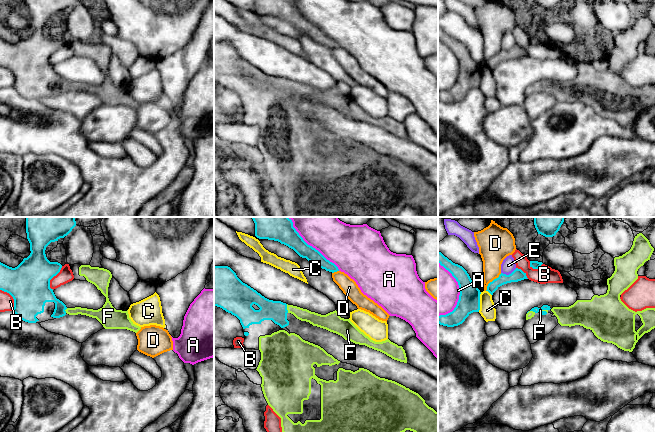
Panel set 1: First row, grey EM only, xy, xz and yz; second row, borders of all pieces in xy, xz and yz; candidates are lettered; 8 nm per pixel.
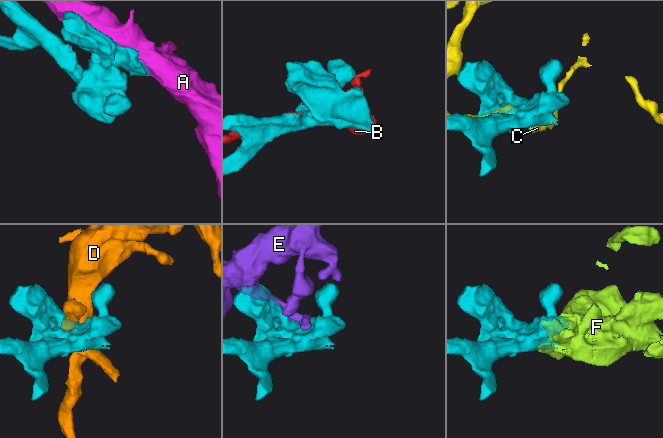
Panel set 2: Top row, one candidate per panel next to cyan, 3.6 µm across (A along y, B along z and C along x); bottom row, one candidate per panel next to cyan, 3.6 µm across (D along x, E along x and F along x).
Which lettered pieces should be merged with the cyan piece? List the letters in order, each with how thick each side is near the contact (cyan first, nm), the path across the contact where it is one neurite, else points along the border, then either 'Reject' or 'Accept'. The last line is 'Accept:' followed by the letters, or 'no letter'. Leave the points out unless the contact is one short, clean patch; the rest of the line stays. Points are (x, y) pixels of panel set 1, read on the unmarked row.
A: Thickness 160 nm (cyan) against 340 nm. Reject
B: Thickness 340 nm (cyan) against 110 nm. Reject
C: Thickness 180 nm (cyan) against 130 nm. Reject
D: Thickness 100 nm (cyan) against 220 nm. Reject
E: Thickness 100 nm (cyan) against 120 nm. Reject
F: Thickness 160 nm (cyan) against 100 nm. Path across: xz (276, 87), (286, 84), (293, 85), (315, 95). Accept
Accept: F

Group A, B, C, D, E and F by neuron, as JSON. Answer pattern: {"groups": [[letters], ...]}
{"groups": [["A"], ["B"], ["C"], ["D"], ["E"], ["F"]]}

